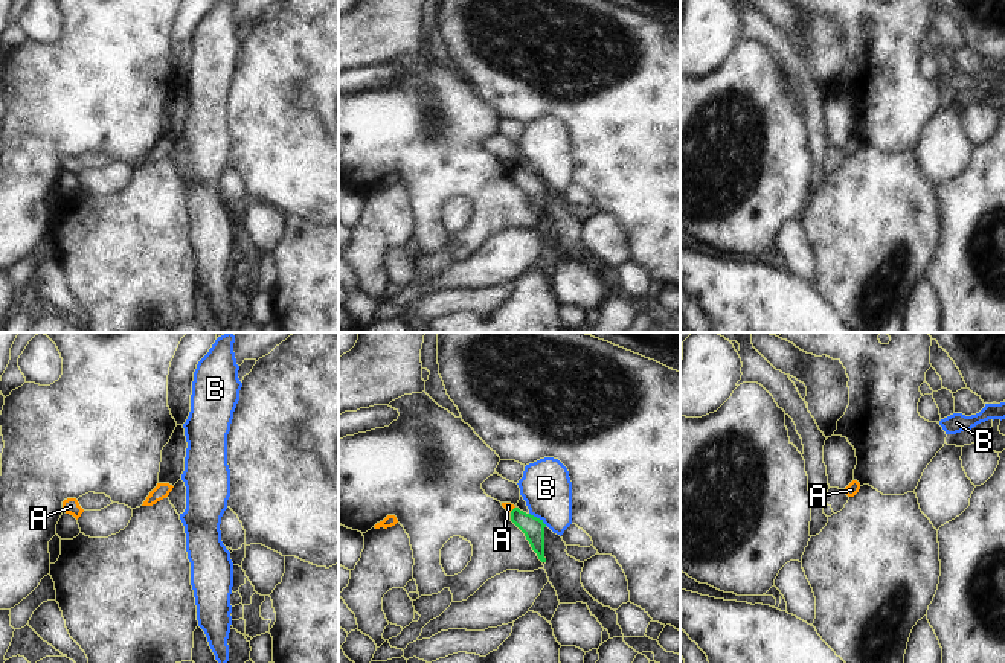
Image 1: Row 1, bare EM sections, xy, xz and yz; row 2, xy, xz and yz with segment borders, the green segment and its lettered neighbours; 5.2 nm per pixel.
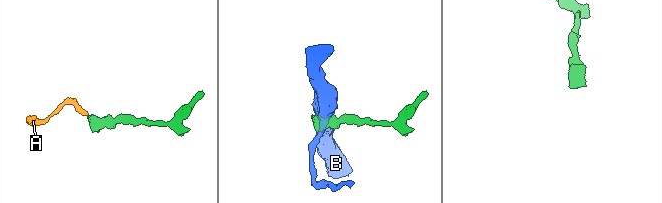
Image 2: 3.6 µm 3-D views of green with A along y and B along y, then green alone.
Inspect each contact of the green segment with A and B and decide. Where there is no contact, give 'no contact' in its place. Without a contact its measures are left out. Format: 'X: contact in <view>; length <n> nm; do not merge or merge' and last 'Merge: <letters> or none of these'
A: contact in xz; length 40 nm; do not merge
B: contact in xz; length 120 nm; do not merge
Merge: none of these

